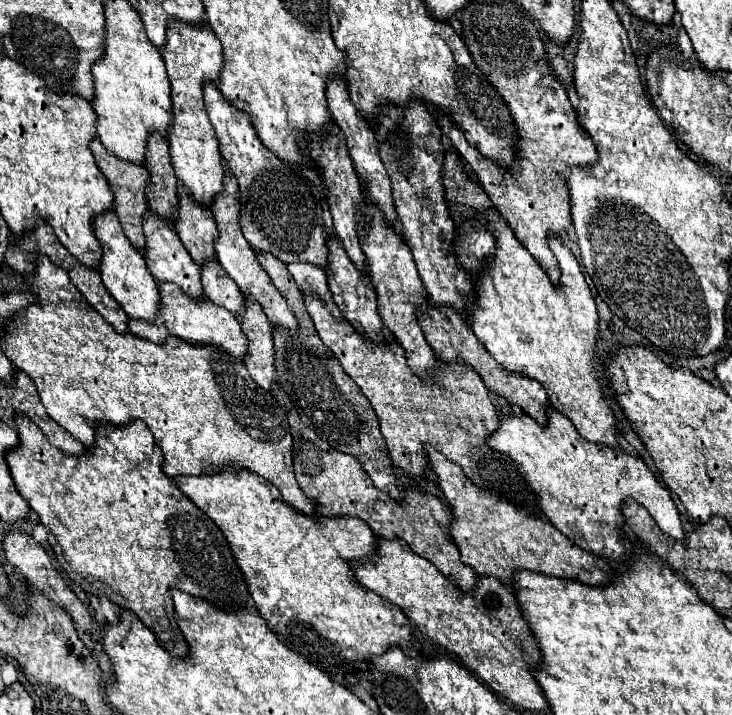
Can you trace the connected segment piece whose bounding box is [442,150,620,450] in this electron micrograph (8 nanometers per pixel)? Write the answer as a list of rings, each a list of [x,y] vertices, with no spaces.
[[[456,150],[446,154],[442,176],[446,184],[448,210],[454,222],[460,224],[476,210],[484,212],[488,206],[488,212],[484,212],[484,216],[490,230],[494,230],[496,234],[496,258],[488,272],[474,284],[478,292],[476,310],[470,318],[474,334],[502,368],[512,374],[538,380],[546,388],[554,410],[568,416],[582,438],[594,444],[606,444],[614,450],[620,448],[616,438],[616,416],[608,400],[604,398],[604,388],[596,374],[600,318],[594,296],[586,284],[578,260],[560,238],[552,236],[552,240],[548,240],[562,270],[560,284],[558,288],[554,288],[546,270],[516,239],[508,224],[498,222],[498,212],[494,210],[484,190],[474,184],[462,170],[462,162]]]

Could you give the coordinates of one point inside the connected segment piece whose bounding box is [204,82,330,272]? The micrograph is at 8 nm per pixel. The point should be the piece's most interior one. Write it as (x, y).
(281, 211)

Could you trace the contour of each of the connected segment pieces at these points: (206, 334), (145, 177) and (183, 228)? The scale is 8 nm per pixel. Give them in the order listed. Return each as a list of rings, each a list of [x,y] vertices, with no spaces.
[[[160,284],[160,296],[162,304],[154,322],[130,320],[130,332],[134,336],[140,336],[154,344],[164,344],[168,336],[178,336],[190,344],[214,344],[230,354],[234,360],[244,360],[244,354],[248,352],[248,338],[244,336],[234,314],[218,308],[216,304],[210,304],[210,300],[206,298],[190,300],[190,296],[186,296],[176,284]]]
[[[98,138],[92,140],[92,154],[94,154],[100,170],[104,172],[106,180],[110,182],[110,188],[114,192],[114,212],[120,218],[124,234],[128,236],[128,240],[132,242],[132,246],[138,252],[144,252],[146,250],[146,238],[144,238],[144,232],[142,232],[142,222],[144,222],[144,214],[148,212],[146,188],[150,184],[150,172],[144,166],[120,162],[112,152],[106,152],[106,148],[102,148],[102,142]]]
[[[184,186],[178,190],[178,194],[182,200],[182,208],[178,220],[174,220],[174,230],[178,232],[192,260],[204,266],[206,262],[216,258],[216,250],[214,250],[214,242],[218,238],[216,222],[210,216],[210,210],[196,204]]]

